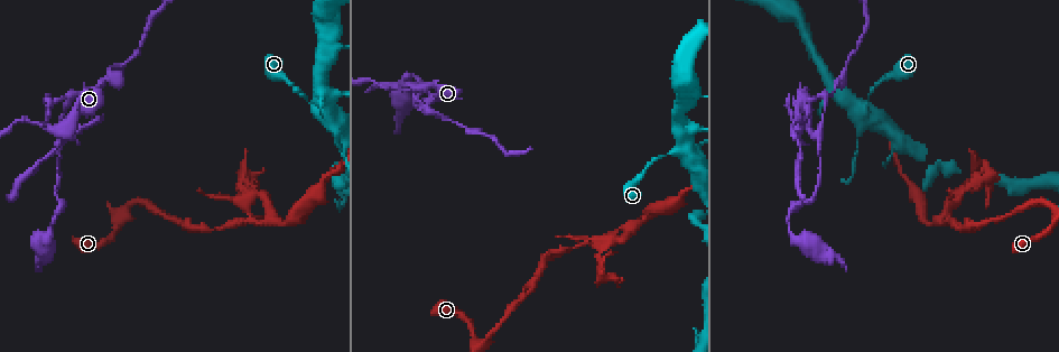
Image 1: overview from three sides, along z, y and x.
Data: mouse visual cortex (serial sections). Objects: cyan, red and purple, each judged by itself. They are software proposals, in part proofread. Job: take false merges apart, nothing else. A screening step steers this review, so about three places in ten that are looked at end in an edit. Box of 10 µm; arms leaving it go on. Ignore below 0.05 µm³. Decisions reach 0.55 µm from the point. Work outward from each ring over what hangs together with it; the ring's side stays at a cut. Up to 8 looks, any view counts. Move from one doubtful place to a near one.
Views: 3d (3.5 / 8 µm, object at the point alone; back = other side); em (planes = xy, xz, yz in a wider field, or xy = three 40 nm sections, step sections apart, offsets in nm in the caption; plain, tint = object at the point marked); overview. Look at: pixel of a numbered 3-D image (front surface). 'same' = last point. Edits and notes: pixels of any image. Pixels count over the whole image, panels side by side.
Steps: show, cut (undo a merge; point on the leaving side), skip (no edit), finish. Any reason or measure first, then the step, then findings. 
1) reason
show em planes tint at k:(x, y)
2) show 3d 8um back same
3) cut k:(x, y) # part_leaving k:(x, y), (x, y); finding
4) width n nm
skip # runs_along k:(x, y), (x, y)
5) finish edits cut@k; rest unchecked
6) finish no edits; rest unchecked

narrows sharply
show 3d 3.5um at 1:(818, 134)

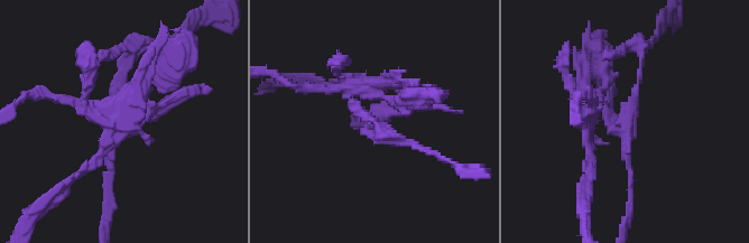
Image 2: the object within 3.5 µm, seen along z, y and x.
show em xy step 2 tint at 2:(623, 124)

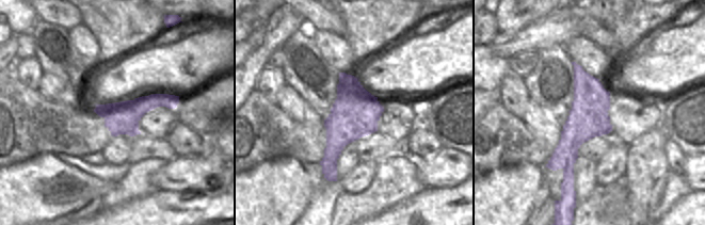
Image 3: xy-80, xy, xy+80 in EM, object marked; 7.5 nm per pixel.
cut 2:(112, 90) # part_leaving 2:(606, 93), (629, 169); two cells meet here

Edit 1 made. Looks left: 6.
show overview

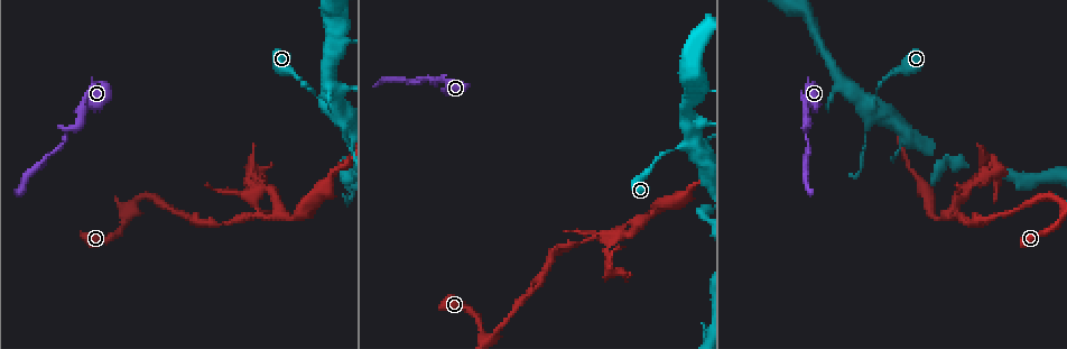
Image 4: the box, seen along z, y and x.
sharp bend
show 3d 8um at 4:(604, 262)

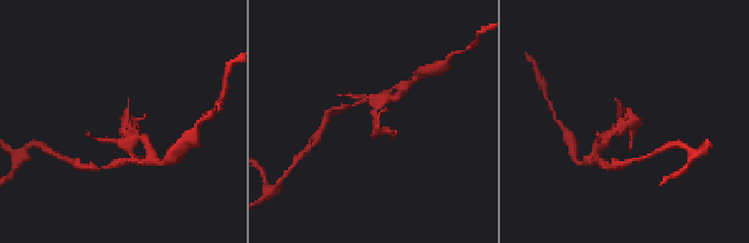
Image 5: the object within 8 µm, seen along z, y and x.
show em xy step 1 tint same

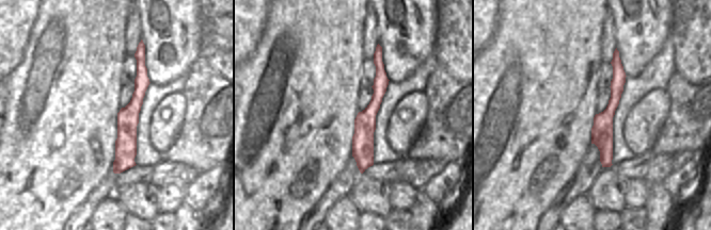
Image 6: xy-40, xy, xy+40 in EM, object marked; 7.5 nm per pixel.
cut 5:(628, 119) # a second cell is stuck on

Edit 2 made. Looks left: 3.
see it whole again
show overview

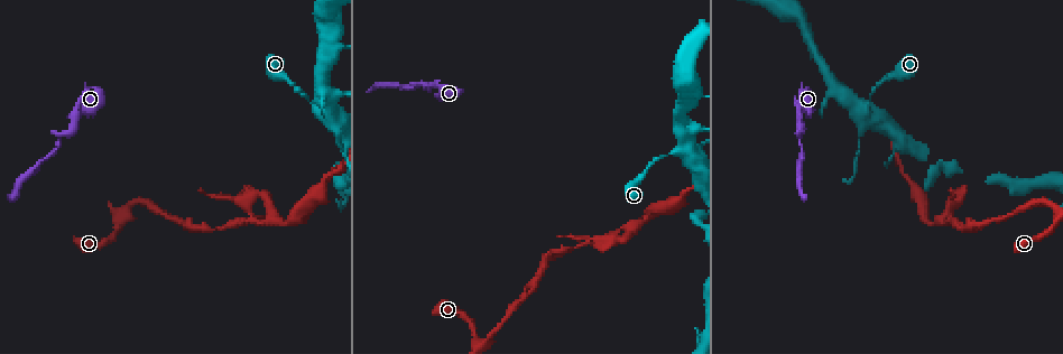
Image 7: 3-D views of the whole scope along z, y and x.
four-way junction
show 3d 3.5um back at 7:(327, 109)

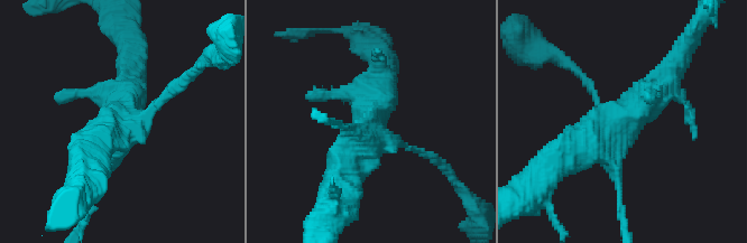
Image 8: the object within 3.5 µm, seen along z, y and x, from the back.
arms 4; arm_widths 100, 250, 450, 500 nm; shape alone is not enough
show em xy step 3 tint at 8:(607, 126)

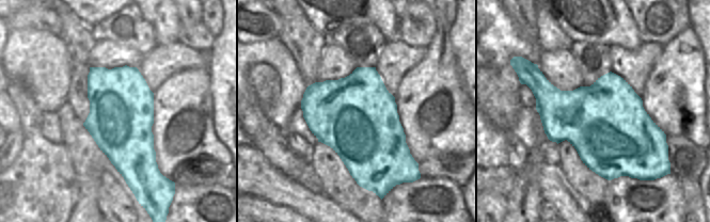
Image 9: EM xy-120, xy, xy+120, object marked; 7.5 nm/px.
skip # runs_along 8:(432, 158), (370, 132), (380, 84); continuous, no second cell

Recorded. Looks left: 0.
finish edits cut@2, cut@5; rest unchecked

